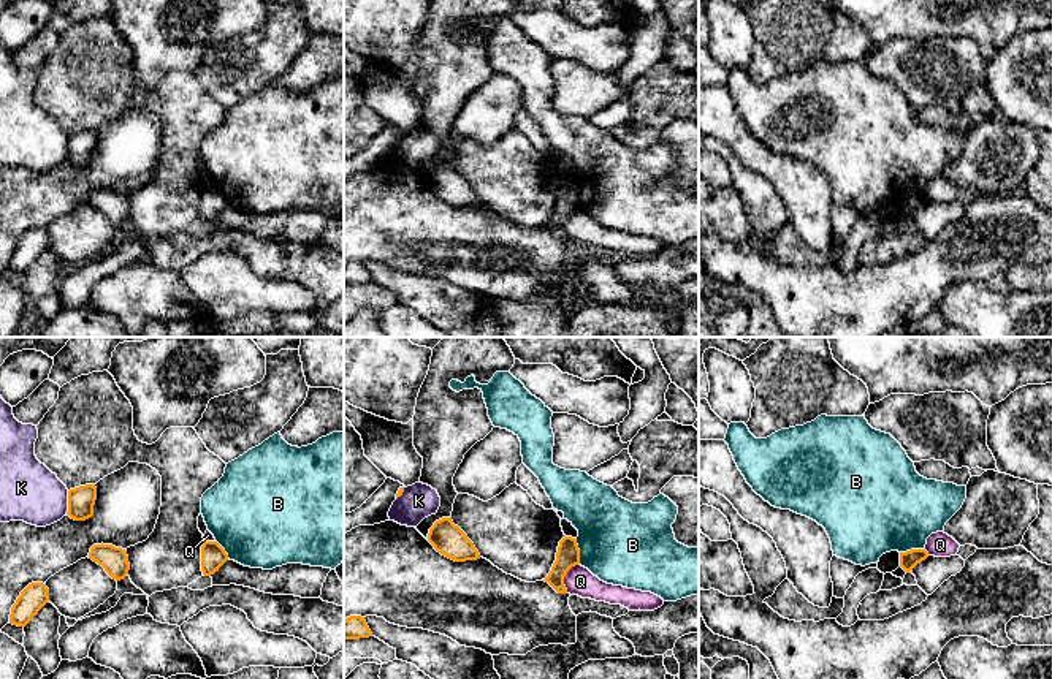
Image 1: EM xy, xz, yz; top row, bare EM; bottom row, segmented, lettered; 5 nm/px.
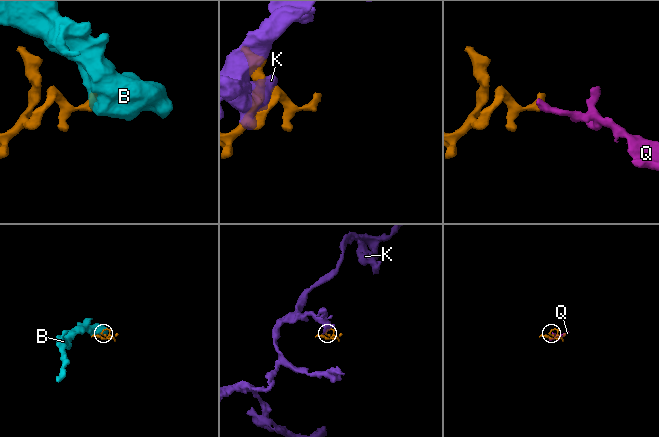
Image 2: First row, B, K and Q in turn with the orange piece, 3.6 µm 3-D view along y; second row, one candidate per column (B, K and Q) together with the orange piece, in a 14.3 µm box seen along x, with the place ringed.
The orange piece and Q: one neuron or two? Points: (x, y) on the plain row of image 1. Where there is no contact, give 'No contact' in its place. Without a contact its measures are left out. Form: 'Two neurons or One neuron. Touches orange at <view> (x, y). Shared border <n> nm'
Two neurons. Touches orange at xz (564, 220). Shared border 170 nm

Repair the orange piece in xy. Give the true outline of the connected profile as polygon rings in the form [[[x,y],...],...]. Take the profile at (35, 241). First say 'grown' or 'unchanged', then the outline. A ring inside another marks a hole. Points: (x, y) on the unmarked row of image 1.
unchanged | [[[29,229],[11,253],[10,269],[25,272],[46,248],[49,248],[49,234],[46,229]]]

